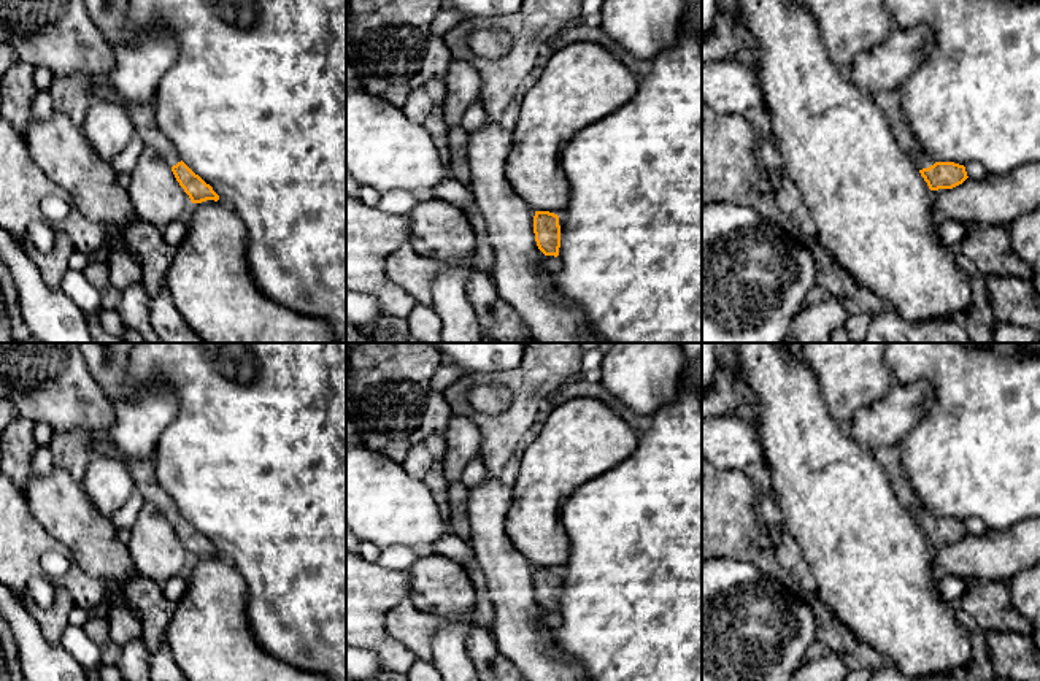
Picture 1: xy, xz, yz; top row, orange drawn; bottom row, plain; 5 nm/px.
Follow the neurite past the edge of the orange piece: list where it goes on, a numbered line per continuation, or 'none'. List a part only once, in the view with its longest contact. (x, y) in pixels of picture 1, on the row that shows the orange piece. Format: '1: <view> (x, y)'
1: yz (923, 161)

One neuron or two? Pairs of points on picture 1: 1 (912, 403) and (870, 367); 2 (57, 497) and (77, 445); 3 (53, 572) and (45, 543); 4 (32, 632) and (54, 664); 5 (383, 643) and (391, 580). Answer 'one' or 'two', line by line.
1: two
2: two
3: two
4: one
5: one

